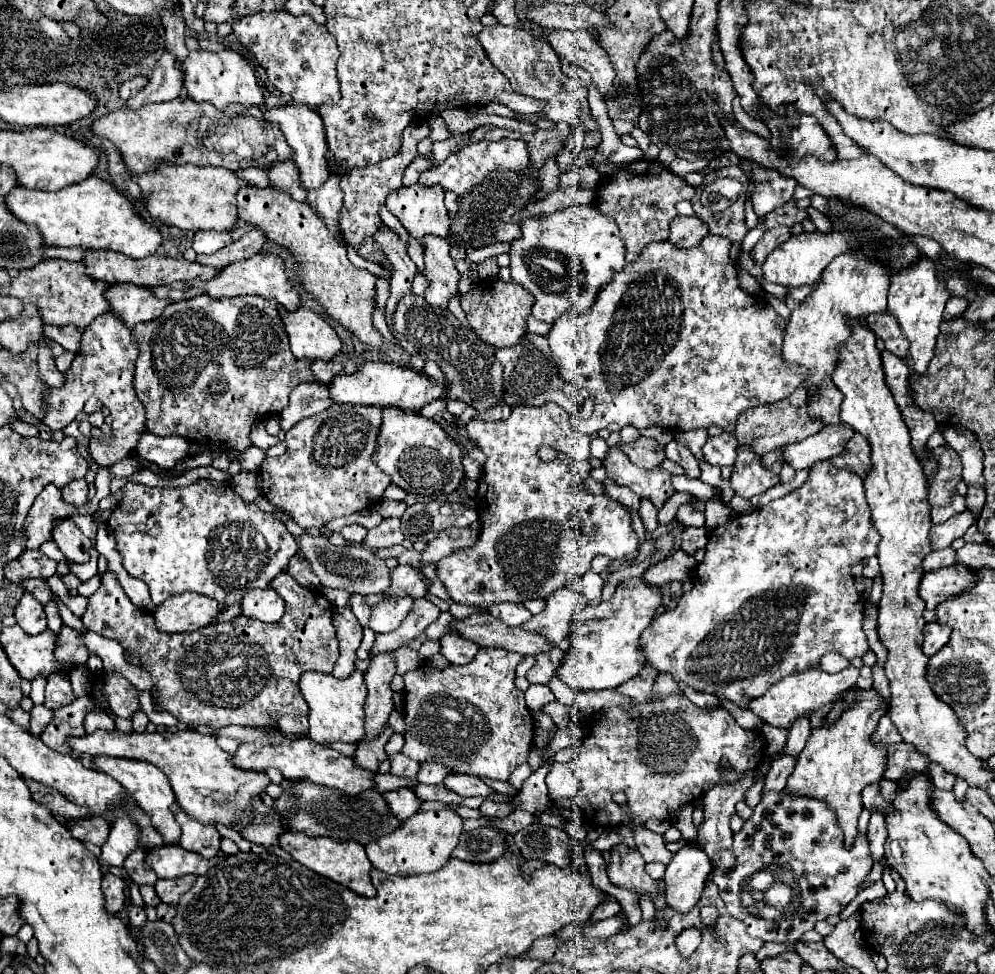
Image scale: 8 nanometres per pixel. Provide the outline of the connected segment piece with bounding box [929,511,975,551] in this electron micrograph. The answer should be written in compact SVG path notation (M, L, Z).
M963 511L961 515L955 515L951 519L947 519L945 523L941 525L933 525L931 531L929 531L929 539L931 539L931 549L933 551L939 551L939 549L945 549L949 547L957 537L963 537L967 527L973 525L975 521L971 519L969 511Z

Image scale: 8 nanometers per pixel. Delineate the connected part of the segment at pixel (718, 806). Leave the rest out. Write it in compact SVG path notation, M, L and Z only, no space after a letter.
M753 773L743 775L733 787L713 787L703 797L705 819L699 825L699 835L695 845L701 847L711 861L729 849L733 843L733 831L729 829L729 819L735 813L735 803L743 801L743 793L753 785Z

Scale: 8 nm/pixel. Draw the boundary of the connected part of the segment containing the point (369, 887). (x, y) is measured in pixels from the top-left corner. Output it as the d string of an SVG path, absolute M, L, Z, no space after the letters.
M285 833L279 837L279 845L293 855L293 859L297 859L299 863L307 865L311 871L329 877L331 881L355 891L357 895L365 895L371 897L375 895L375 887L369 879L369 871L371 871L371 861L365 855L365 847L355 843L355 841L335 841L331 837L307 837L305 833Z

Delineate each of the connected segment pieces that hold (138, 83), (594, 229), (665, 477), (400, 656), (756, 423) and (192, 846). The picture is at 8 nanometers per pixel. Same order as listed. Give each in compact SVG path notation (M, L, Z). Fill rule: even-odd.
M133 77L131 81L125 81L125 83L119 87L119 97L121 97L123 101L127 101L127 99L131 99L135 93L139 93L145 85L147 85L147 79L143 79L143 77Z
M571 205L545 217L525 219L521 225L521 239L515 239L511 243L509 257L511 277L535 297L531 315L545 323L553 323L563 313L587 311L595 303L595 297L601 291L601 287L605 287L611 281L615 269L619 271L623 269L623 265L627 265L625 245L619 227L615 225L615 221L607 219L605 215L599 215L599 211L595 211L595 205Z
M617 447L609 449L603 465L607 469L609 479L613 479L619 485L629 487L639 497L651 499L657 509L661 509L663 503L675 493L675 489L671 485L671 473L669 471L665 471L663 467L657 467L657 469L637 467Z
M401 647L399 651L393 651L393 659L395 659L397 675L405 675L409 669L415 669L425 663L425 659L417 651L411 651L409 647Z
M803 385L797 387L797 391L783 399L783 401L777 401L777 403L771 403L771 405L757 405L757 407L751 407L747 411L743 411L735 423L735 439L739 443L739 447L749 447L753 453L757 455L765 455L769 451L775 451L783 445L789 445L789 443L797 443L797 441L803 441L805 437L821 431L821 423L819 421L813 421L809 415L807 415L807 401L805 401L805 391L803 391Z
M179 803L171 805L171 811L175 815L175 821L181 825L181 839L179 845L187 851L199 853L207 859L213 859L219 855L221 851L221 835L217 833L217 829L213 825L205 825L195 821L193 817L189 817Z

